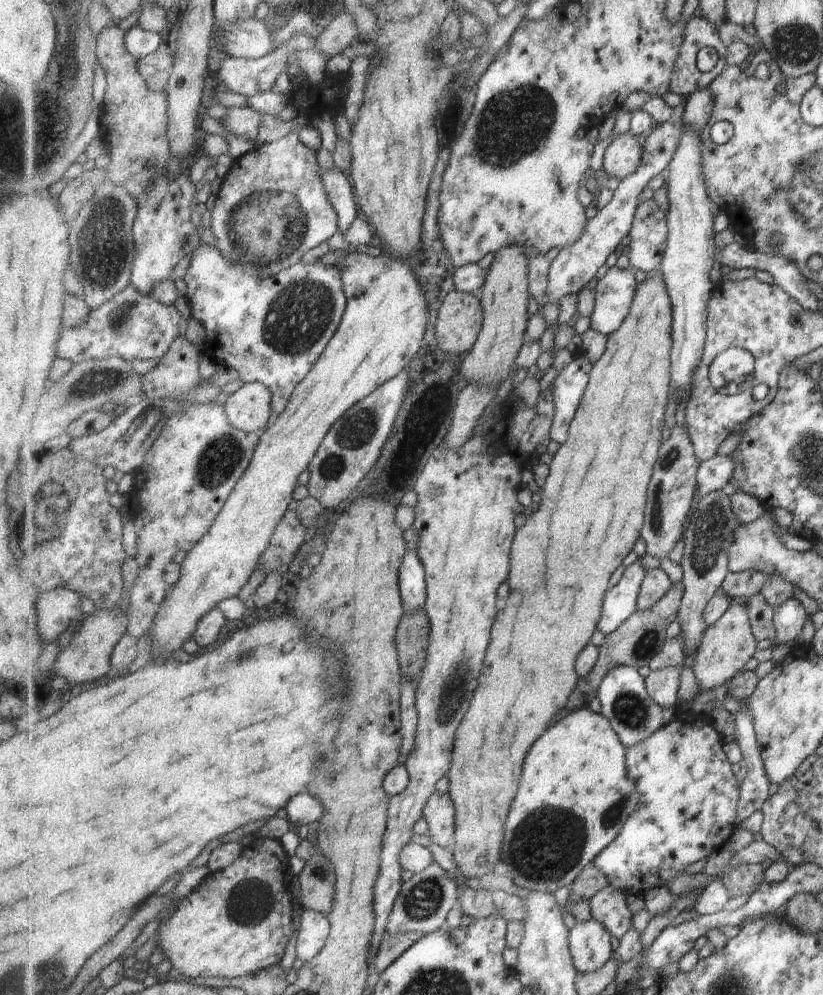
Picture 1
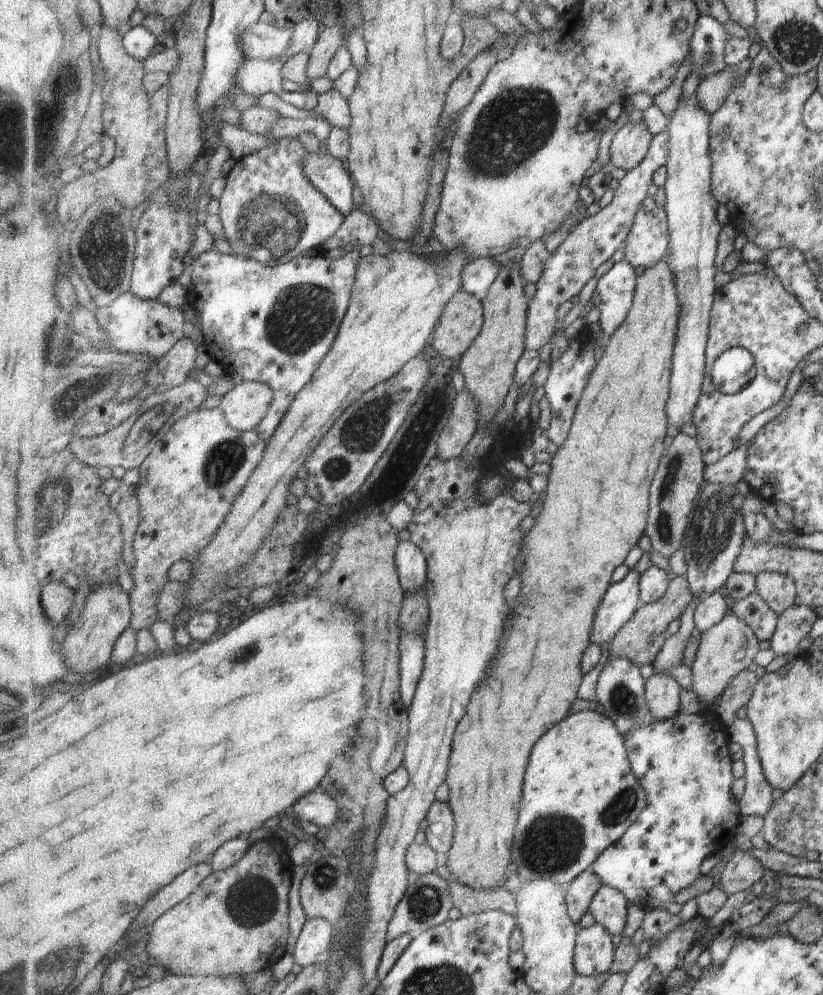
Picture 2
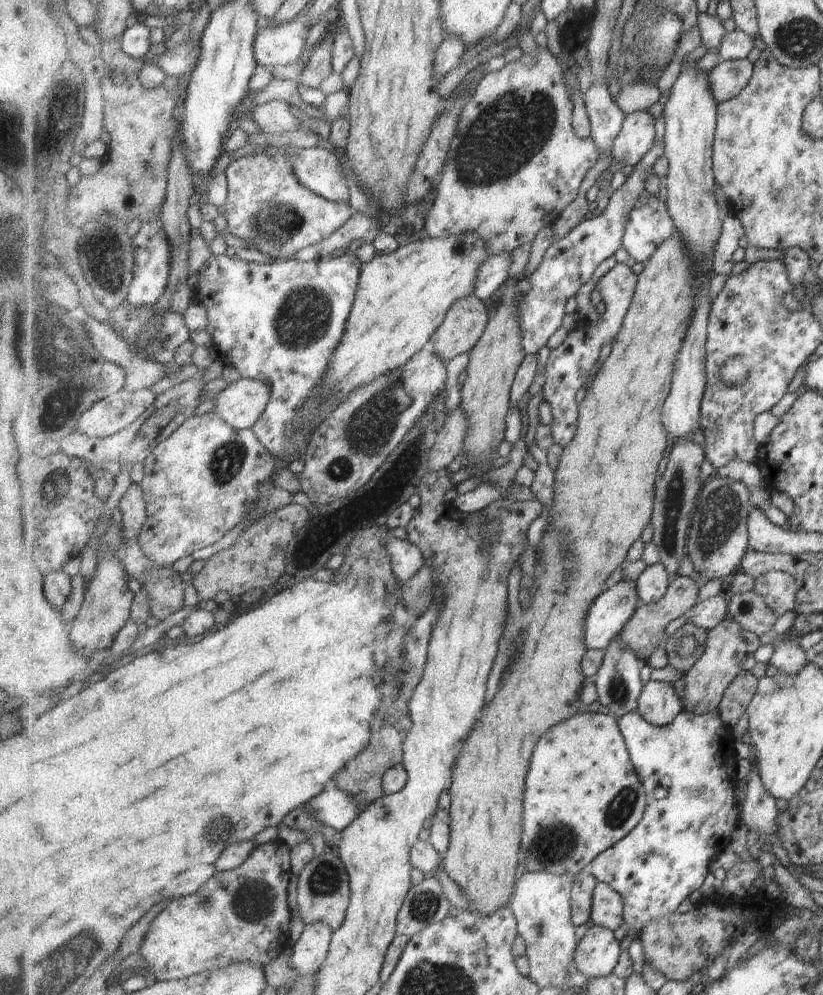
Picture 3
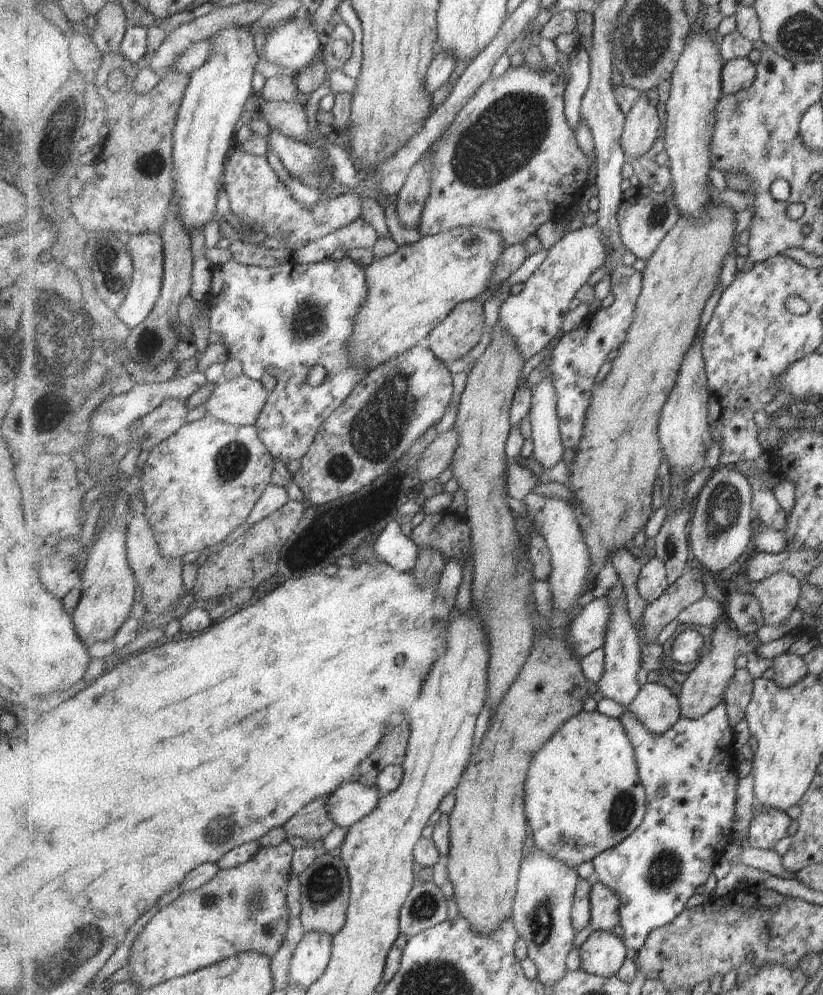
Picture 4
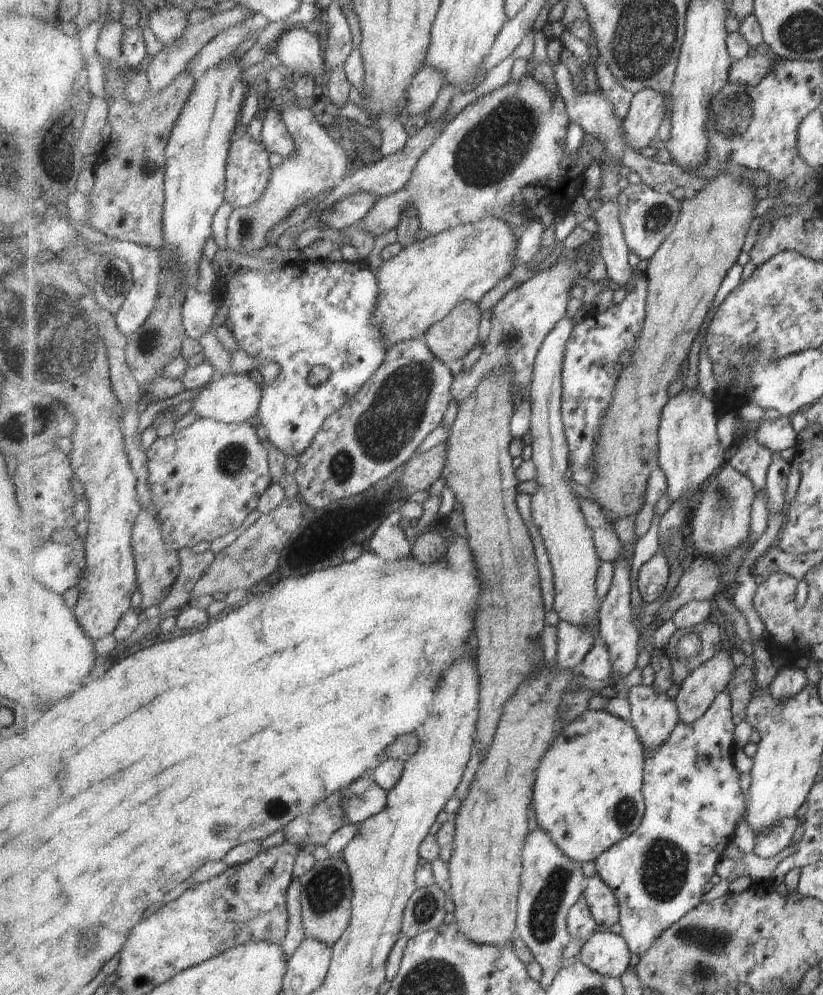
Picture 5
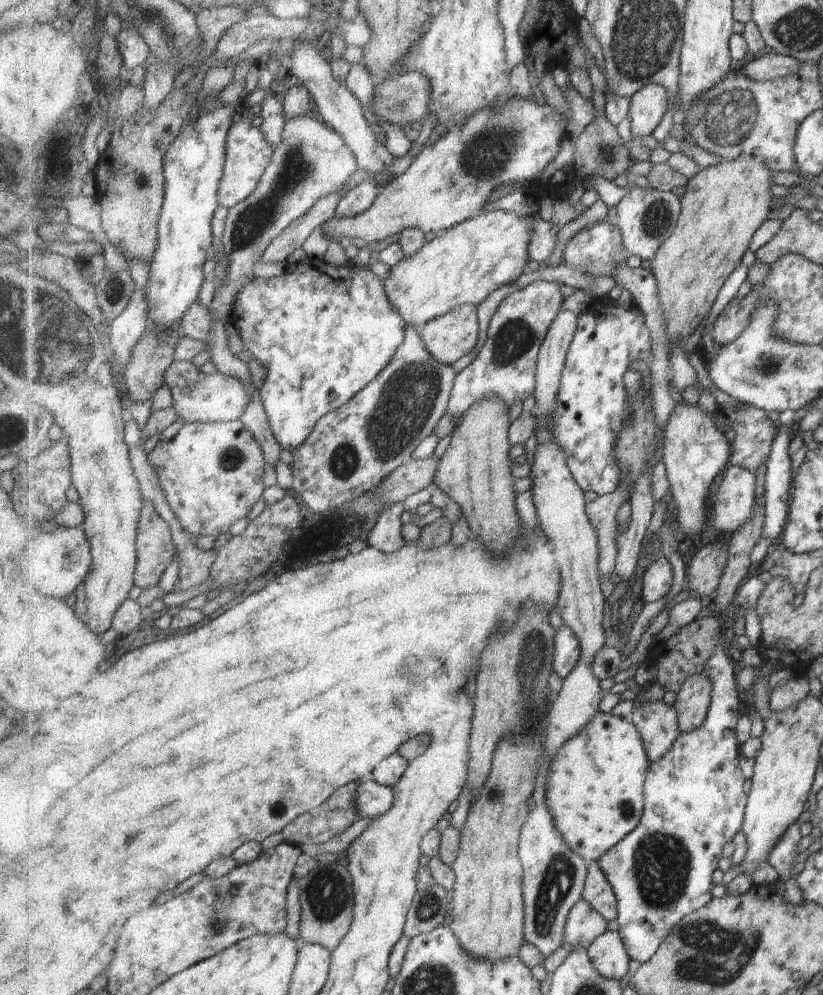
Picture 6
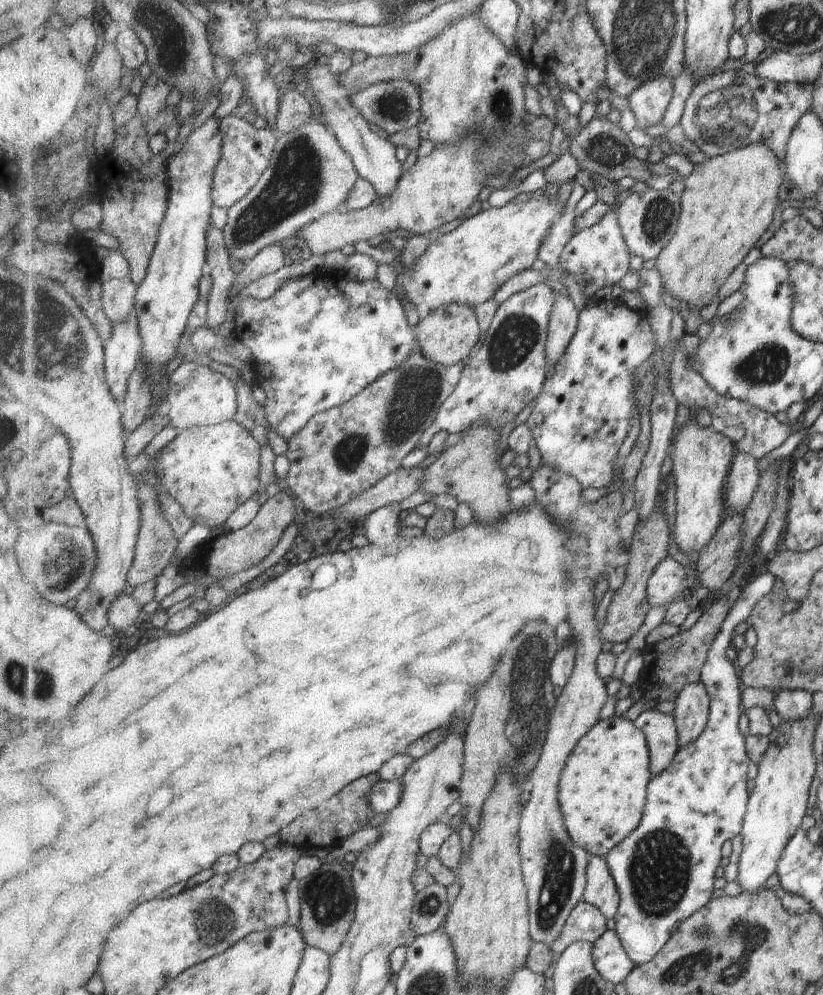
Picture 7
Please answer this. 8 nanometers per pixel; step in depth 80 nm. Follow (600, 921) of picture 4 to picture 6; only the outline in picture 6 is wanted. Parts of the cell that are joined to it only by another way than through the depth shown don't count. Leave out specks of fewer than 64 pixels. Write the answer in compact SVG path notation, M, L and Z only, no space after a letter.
M598 861L589 862L583 899L585 899L607 922L617 920L618 898L607 875L601 870Z

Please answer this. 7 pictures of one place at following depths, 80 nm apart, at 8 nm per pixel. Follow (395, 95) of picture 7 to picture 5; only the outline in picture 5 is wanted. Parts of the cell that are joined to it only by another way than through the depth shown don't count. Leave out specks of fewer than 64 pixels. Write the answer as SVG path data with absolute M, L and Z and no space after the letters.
M433 65L423 67L409 87L408 106L402 111L401 116L406 119L408 116L429 110L437 102L439 92L446 84L445 78L446 76Z

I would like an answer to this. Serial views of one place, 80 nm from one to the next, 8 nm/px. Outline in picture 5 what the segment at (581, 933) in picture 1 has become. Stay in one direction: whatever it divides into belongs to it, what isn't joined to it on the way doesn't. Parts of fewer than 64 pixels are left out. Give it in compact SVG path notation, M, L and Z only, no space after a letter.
M599 930L586 940L579 958L600 975L621 978L630 968L631 953L621 934Z

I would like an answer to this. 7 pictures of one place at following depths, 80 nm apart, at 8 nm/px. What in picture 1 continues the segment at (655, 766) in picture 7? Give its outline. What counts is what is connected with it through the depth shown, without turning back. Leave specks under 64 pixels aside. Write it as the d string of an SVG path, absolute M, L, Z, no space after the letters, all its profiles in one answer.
M681 665L668 666L650 671L644 678L649 694L655 699L655 702L670 709L679 704L678 694L683 669Z

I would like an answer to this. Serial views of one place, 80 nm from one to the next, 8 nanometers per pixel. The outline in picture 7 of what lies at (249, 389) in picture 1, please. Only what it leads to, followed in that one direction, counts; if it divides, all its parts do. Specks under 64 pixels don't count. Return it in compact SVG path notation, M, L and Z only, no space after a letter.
M195 360L182 363L173 371L169 379L165 411L171 419L171 426L177 430L204 427L233 421L238 413L238 390L236 384L225 374L213 372L209 366L200 365Z

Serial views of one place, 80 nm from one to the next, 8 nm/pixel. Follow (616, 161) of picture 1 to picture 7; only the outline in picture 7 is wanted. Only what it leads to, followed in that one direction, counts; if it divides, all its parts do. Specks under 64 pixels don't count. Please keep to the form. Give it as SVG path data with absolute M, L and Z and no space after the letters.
M663 75L640 86L629 98L630 110L637 118L636 128L660 124L674 97L673 78Z

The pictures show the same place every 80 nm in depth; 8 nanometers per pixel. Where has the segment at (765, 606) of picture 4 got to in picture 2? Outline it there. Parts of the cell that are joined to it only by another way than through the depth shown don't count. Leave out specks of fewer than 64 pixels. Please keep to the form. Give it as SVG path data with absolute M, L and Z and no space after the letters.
M765 571L758 574L757 580L756 592L778 615L795 604L798 593L795 581L790 576Z

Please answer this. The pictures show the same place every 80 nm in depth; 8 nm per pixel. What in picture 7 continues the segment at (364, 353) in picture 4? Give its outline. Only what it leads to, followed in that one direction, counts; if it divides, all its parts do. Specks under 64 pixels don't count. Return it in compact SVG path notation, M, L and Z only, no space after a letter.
M542 196L538 200L531 199L526 203L511 204L509 202L503 207L490 207L468 217L458 227L442 234L435 242L430 243L425 254L412 269L403 266L391 292L405 296L421 316L427 316L430 312L451 303L472 307L483 304L491 300L507 281L533 266L546 234L550 233L550 228L557 222L563 211L564 208L561 209L561 204L557 203L556 196L552 198Z

